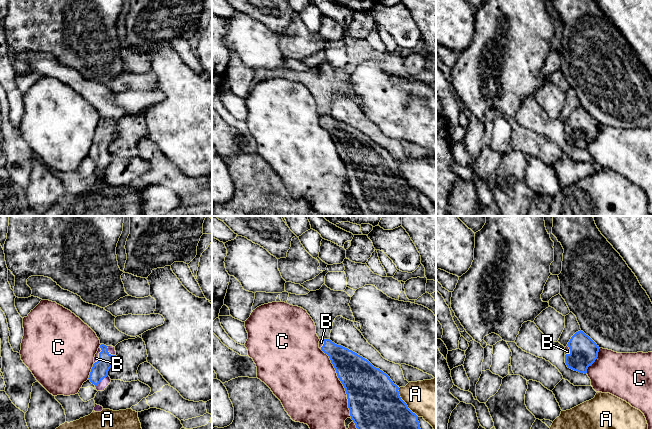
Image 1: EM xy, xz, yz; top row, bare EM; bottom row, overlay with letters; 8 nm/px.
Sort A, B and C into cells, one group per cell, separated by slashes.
A / B / C

